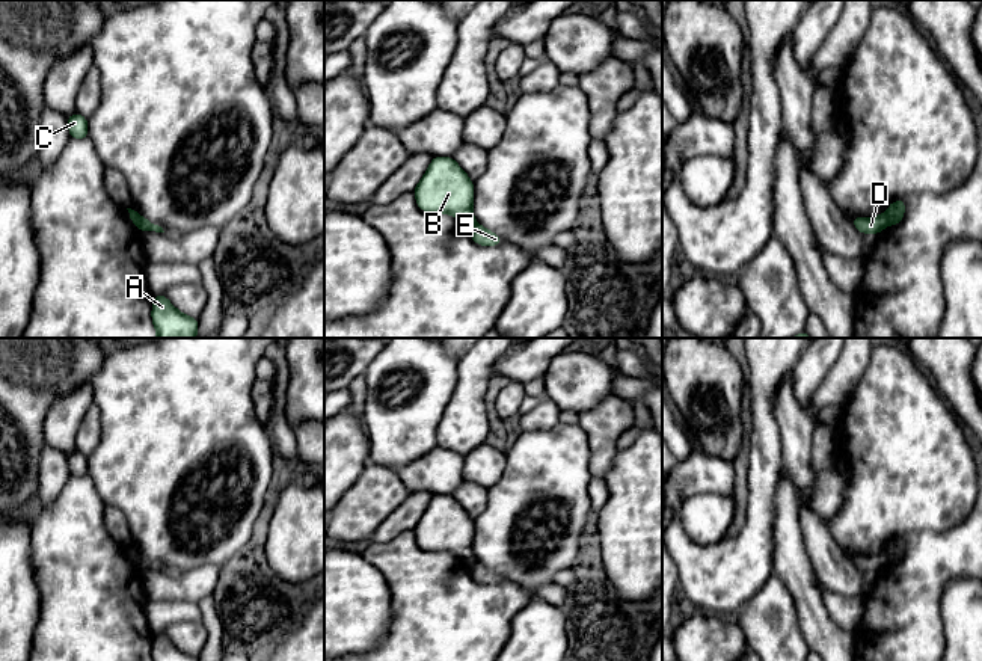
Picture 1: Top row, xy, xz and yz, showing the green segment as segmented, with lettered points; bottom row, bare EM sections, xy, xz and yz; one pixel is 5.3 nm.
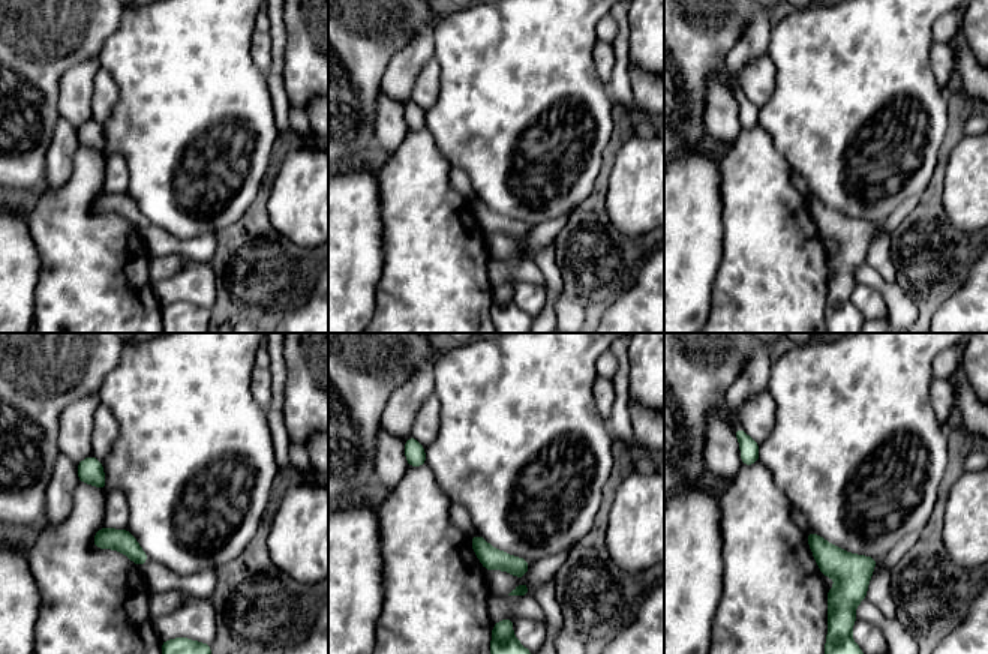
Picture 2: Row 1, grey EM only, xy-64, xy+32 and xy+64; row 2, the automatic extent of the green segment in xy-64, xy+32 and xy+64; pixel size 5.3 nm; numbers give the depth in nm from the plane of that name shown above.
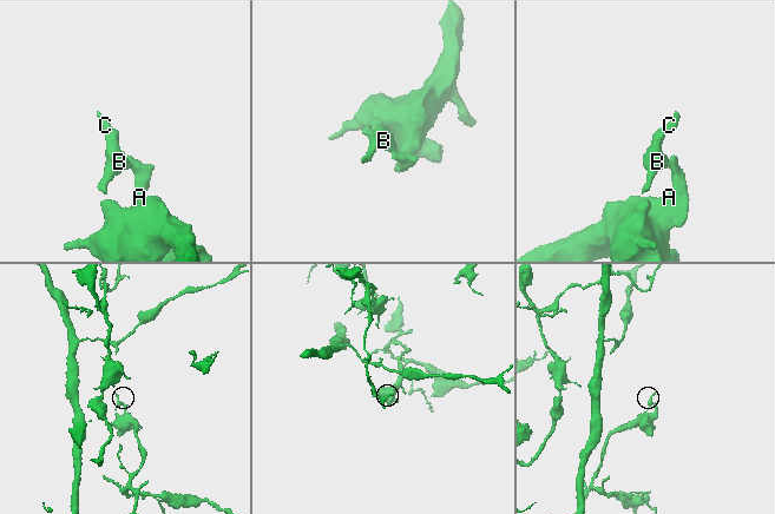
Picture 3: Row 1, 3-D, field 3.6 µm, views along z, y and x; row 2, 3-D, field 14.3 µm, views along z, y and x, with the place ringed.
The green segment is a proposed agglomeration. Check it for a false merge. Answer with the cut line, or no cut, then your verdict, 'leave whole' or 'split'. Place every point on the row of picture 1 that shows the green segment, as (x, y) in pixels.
cut yz (884, 215), (887, 224); split

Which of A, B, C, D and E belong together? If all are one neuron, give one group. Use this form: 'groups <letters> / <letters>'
groups A E / B C D

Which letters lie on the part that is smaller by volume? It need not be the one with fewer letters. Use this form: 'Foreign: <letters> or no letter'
Foreign: B, C, D

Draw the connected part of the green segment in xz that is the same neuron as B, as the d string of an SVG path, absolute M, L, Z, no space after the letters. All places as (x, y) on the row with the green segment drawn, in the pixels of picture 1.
M433 157L413 195L422 211L447 213L468 225L475 223L474 181L453 157Z

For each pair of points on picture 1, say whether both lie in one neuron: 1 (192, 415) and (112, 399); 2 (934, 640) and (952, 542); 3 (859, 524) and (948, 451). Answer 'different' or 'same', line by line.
1: same
2: same
3: same

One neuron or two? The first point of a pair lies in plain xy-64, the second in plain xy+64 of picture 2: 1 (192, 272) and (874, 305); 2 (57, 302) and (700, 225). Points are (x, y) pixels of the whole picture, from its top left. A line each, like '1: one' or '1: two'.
1: one
2: two

